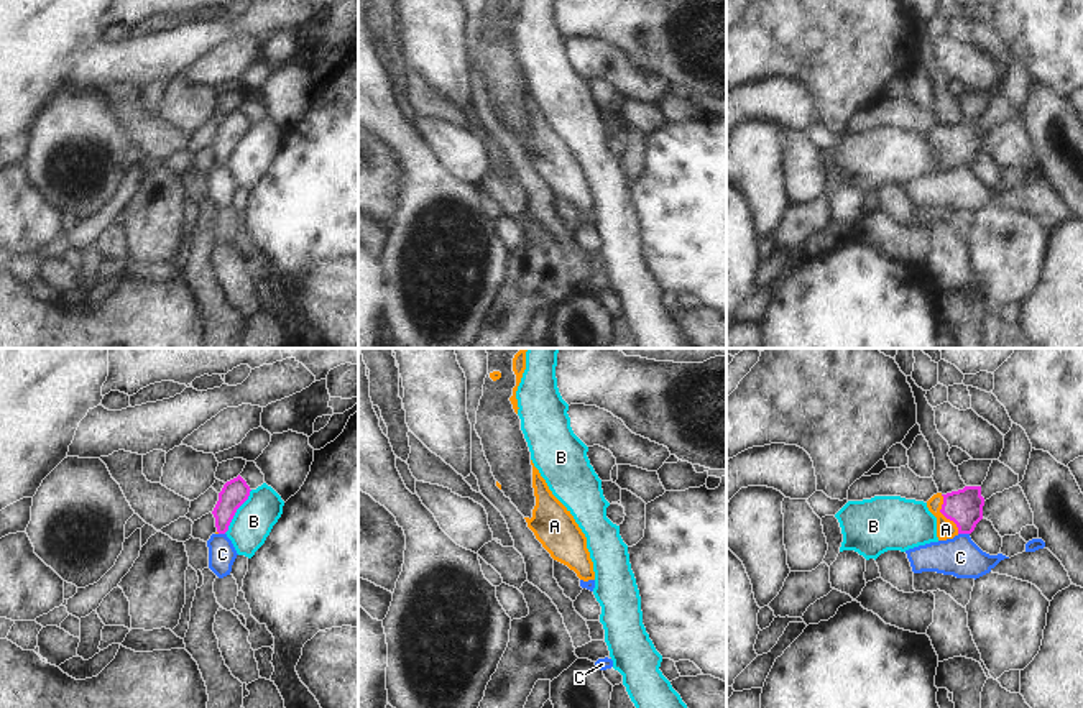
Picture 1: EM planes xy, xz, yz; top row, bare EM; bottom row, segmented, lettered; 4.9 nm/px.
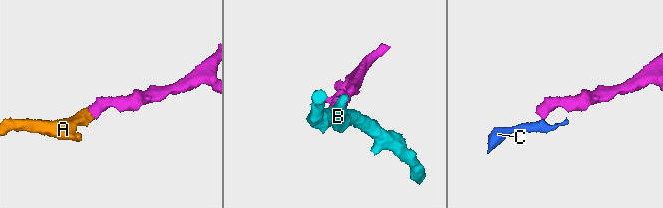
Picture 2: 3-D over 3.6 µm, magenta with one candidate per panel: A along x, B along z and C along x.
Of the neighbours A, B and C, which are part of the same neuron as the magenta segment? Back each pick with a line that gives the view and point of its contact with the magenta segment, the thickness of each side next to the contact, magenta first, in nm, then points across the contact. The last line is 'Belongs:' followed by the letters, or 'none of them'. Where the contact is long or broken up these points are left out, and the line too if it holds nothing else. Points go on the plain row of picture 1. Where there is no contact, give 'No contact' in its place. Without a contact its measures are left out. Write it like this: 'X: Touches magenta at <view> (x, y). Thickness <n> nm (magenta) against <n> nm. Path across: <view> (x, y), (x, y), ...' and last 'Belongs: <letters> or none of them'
A: Touches magenta at yz (944, 147). Thickness 180 nm (magenta) against 100 nm. Path across: yz (965, 138), (955, 147), (944, 147), (945, 161)
Belongs: A

